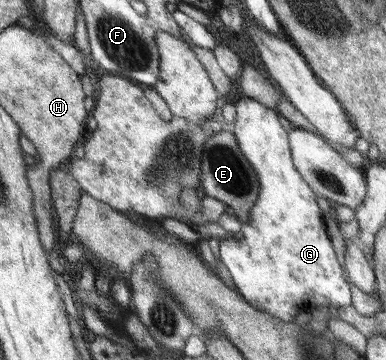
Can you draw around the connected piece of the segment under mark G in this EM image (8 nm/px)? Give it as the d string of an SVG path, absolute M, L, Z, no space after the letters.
M243 97L235 105L237 120L229 126L230 131L235 134L244 155L256 170L261 185L258 202L250 211L250 222L242 223L240 228L242 237L230 237L220 241L220 261L232 275L237 291L254 309L265 311L284 323L294 321L301 309L326 307L330 304L336 308L350 305L350 286L326 235L326 225L322 221L322 211L318 209L314 191L304 181L295 165L292 165L288 134L280 124L279 112L272 111L272 108L268 109L259 101L248 97Z

